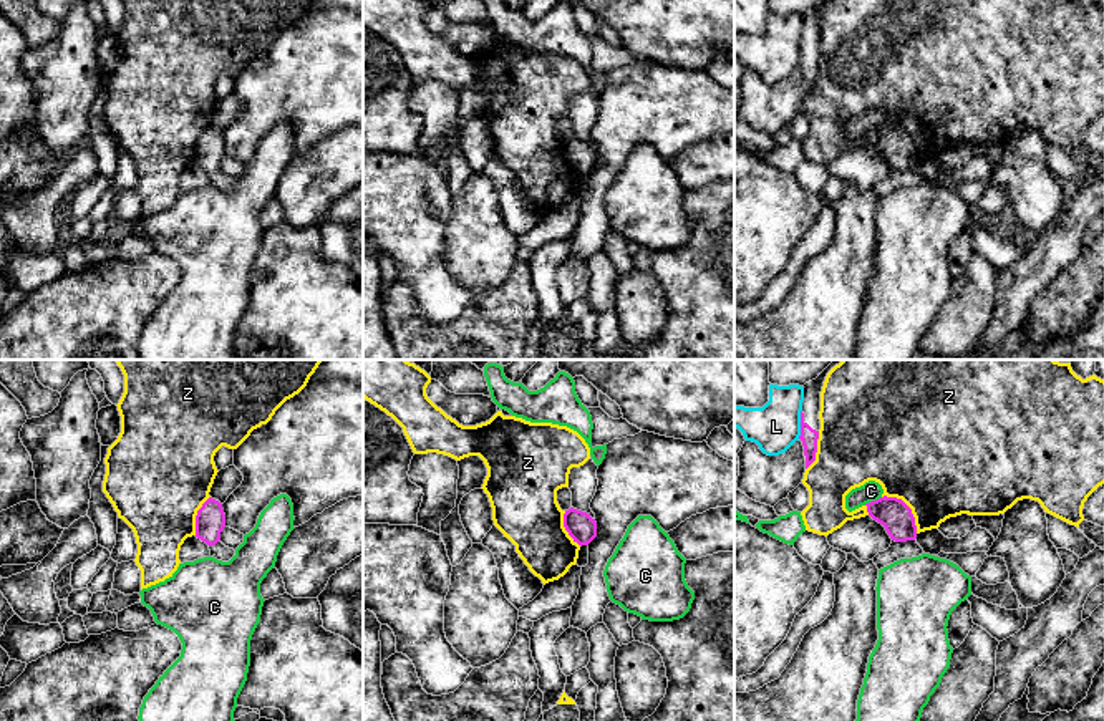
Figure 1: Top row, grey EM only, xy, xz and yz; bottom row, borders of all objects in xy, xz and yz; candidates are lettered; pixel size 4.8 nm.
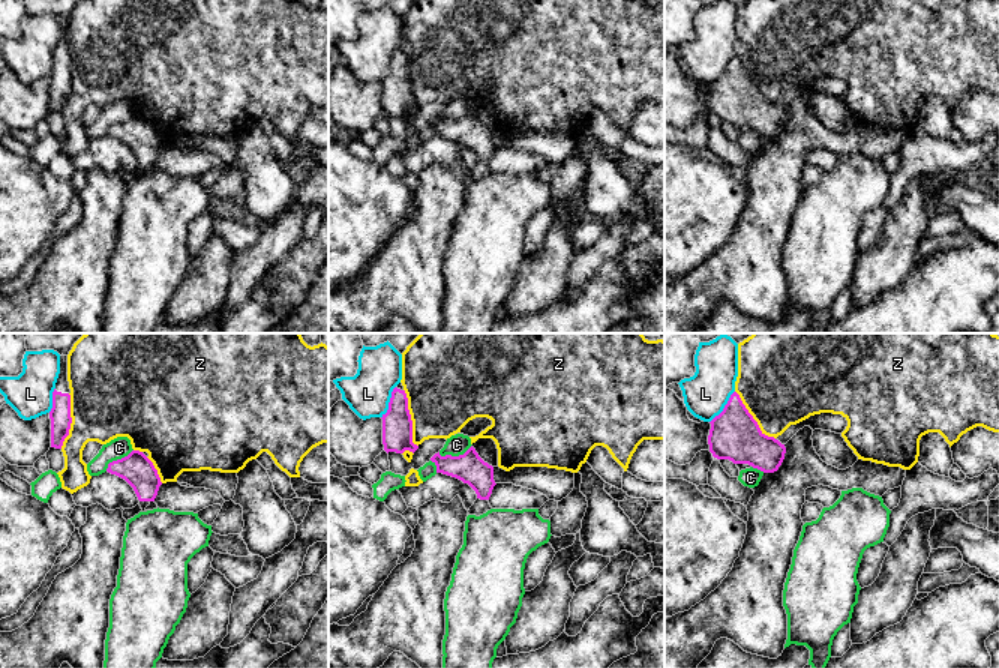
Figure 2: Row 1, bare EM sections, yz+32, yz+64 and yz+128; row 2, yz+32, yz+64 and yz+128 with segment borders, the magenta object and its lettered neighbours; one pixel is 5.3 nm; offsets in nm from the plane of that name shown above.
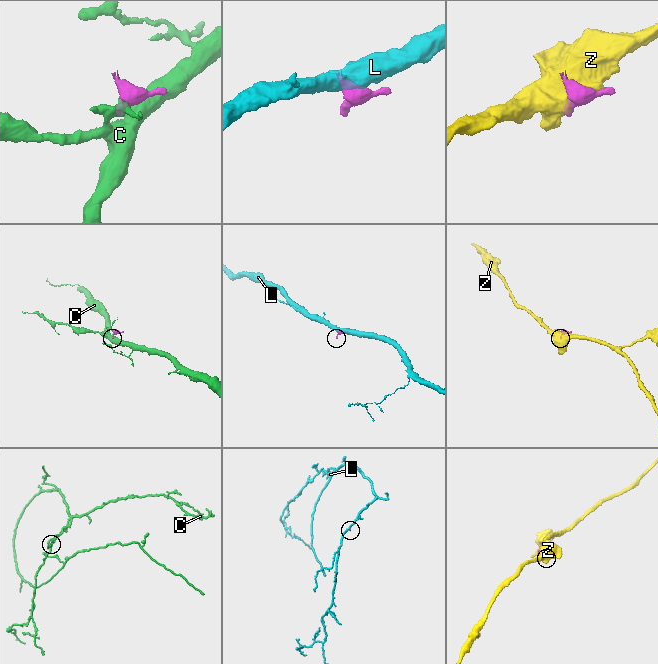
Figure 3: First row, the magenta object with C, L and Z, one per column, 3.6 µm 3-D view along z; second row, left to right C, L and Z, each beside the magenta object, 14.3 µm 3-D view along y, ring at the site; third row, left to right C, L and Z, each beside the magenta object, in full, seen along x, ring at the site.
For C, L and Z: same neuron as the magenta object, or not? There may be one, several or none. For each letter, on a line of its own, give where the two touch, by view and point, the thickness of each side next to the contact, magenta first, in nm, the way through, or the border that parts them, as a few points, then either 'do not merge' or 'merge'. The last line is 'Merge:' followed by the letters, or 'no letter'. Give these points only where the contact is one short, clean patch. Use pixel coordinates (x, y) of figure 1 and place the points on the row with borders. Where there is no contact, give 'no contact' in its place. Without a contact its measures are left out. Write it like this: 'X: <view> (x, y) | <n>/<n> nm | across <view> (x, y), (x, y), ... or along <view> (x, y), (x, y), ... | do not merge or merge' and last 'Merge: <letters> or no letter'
C: yz (872, 501) | 160/100 nm | along yz (881, 496), (864, 504) | do not merge
L: yz (801, 425) | 90/240 nm | do not merge
Z: yz (909, 508) | 160/480 nm | do not merge
Merge: no letter

